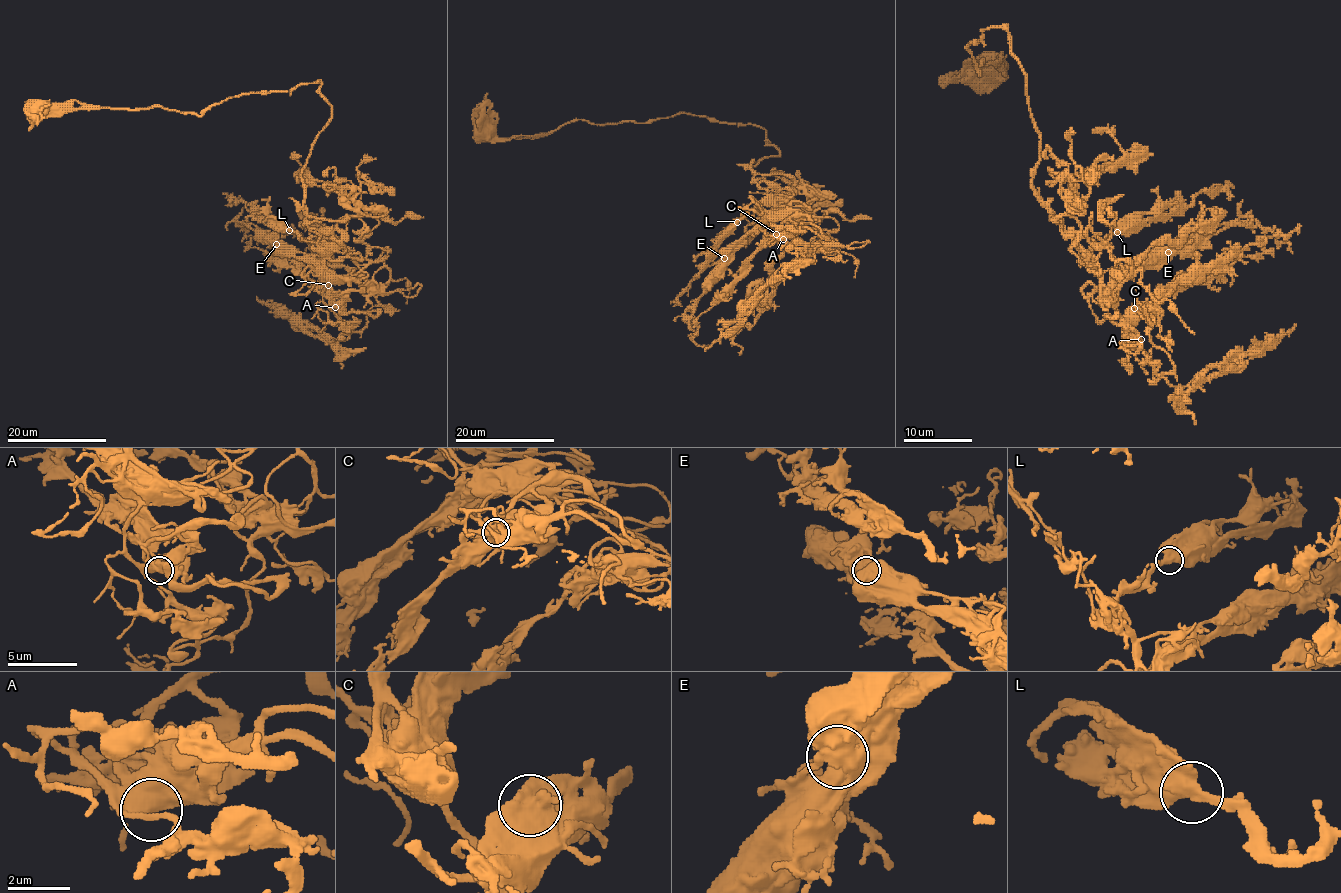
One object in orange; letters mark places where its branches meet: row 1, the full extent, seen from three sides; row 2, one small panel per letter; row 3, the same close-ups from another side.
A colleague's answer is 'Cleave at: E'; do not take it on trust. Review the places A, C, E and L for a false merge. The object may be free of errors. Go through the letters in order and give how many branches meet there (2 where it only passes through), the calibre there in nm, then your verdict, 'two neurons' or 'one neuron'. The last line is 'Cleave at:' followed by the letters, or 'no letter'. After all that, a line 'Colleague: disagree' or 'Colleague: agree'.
A: 2 | 600 nm | one neuron
C: 1 | 1050 nm | one neuron
E: 1 | 1300 nm | two neurons
L: 2 | 550 nm | one neuron
Cleave at: E
Colleague: agree

